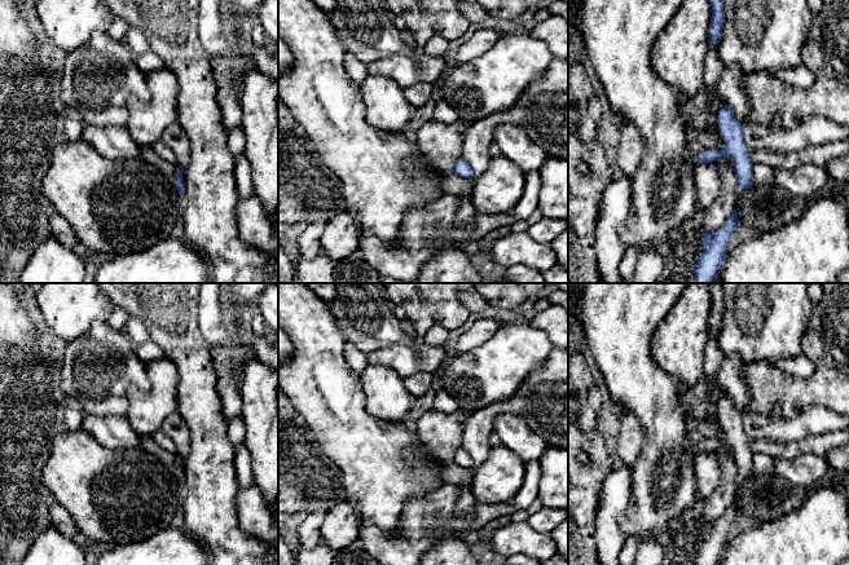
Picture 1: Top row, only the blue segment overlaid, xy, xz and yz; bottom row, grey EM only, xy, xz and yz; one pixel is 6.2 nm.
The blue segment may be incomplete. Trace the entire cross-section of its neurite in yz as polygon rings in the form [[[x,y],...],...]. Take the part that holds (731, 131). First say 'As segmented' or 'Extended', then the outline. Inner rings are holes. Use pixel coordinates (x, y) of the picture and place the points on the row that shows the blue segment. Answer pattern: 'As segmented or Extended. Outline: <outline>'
As segmented. Outline: [[[725,105],[717,118],[718,131],[725,142],[721,150],[705,150],[695,155],[698,163],[713,163],[714,160],[729,156],[733,162],[736,176],[736,186],[740,190],[752,187],[753,162],[744,142],[744,128],[739,123],[729,105]]]

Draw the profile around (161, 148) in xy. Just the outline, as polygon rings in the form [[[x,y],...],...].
[[[163,140],[157,141],[151,147],[158,154],[158,156],[162,158],[163,160],[170,162],[170,163],[176,162],[175,153]]]

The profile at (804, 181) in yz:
[[[814,164],[800,165],[795,169],[774,169],[775,182],[788,194],[800,198],[813,197],[830,186],[826,168]]]

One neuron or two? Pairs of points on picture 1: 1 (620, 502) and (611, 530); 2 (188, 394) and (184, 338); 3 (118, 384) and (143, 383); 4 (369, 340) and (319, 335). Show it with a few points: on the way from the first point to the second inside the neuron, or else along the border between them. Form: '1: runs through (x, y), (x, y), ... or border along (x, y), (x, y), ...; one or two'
1: runs through (614, 508), (611, 511), (611, 524); one
2: runs through (188, 380), (188, 352); one
3: runs through (124, 382), (136, 382); one
4: border along (330, 312), (347, 341); two

